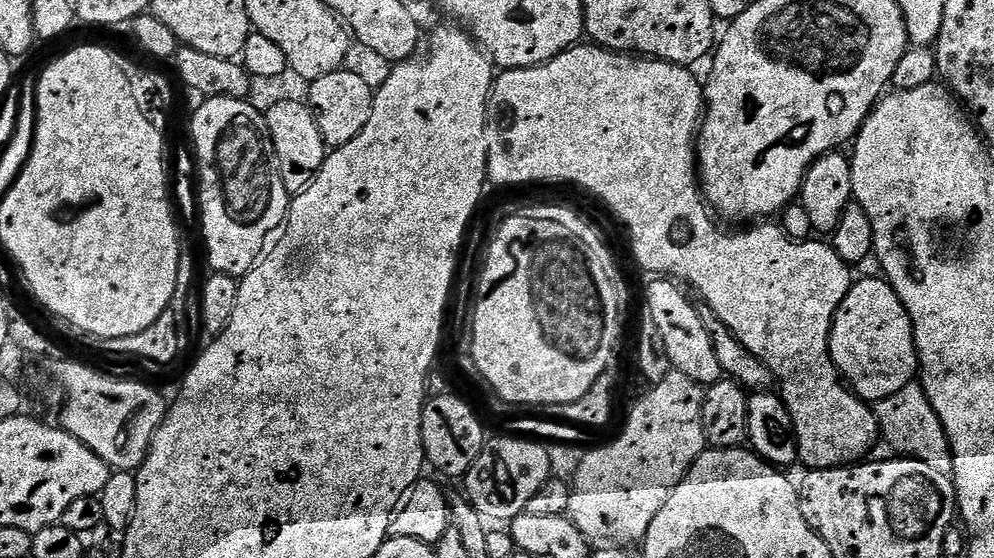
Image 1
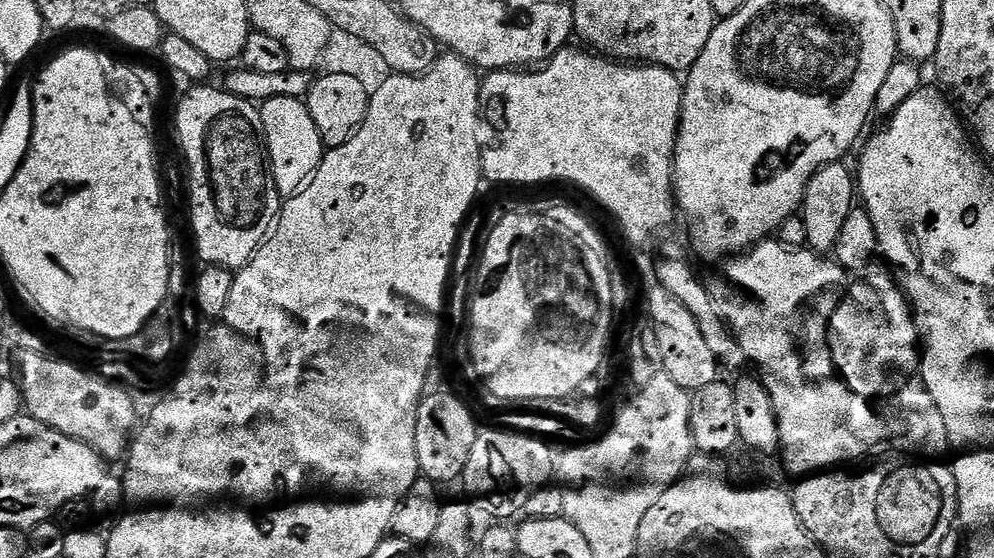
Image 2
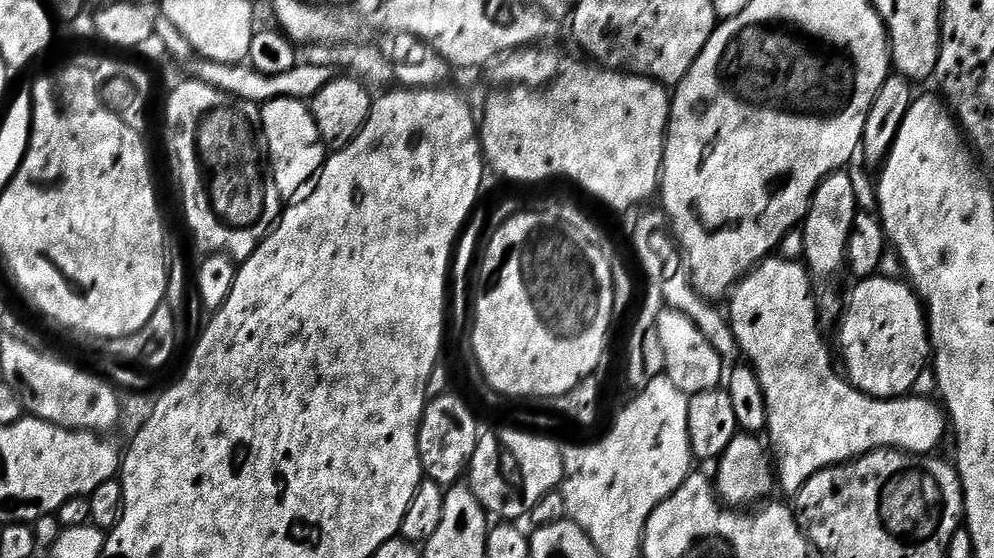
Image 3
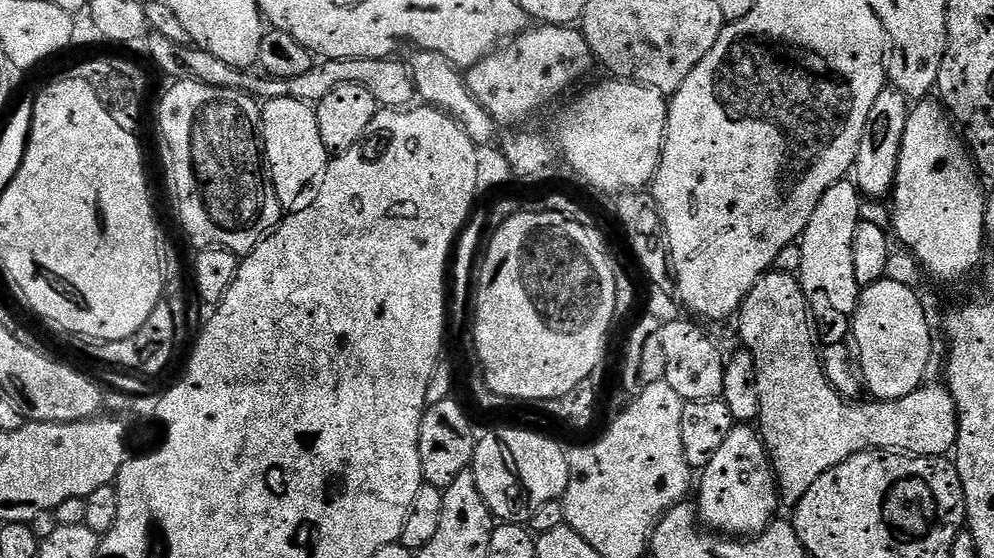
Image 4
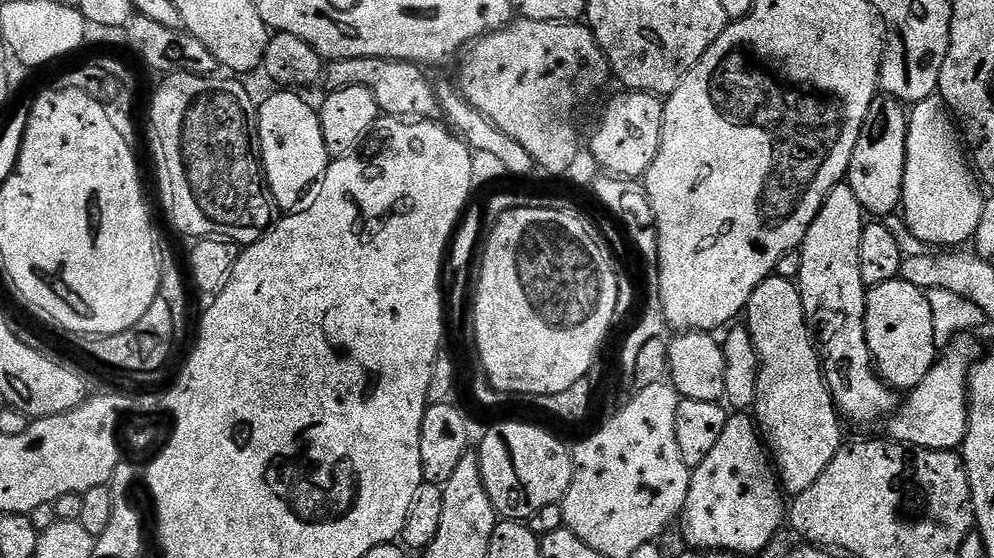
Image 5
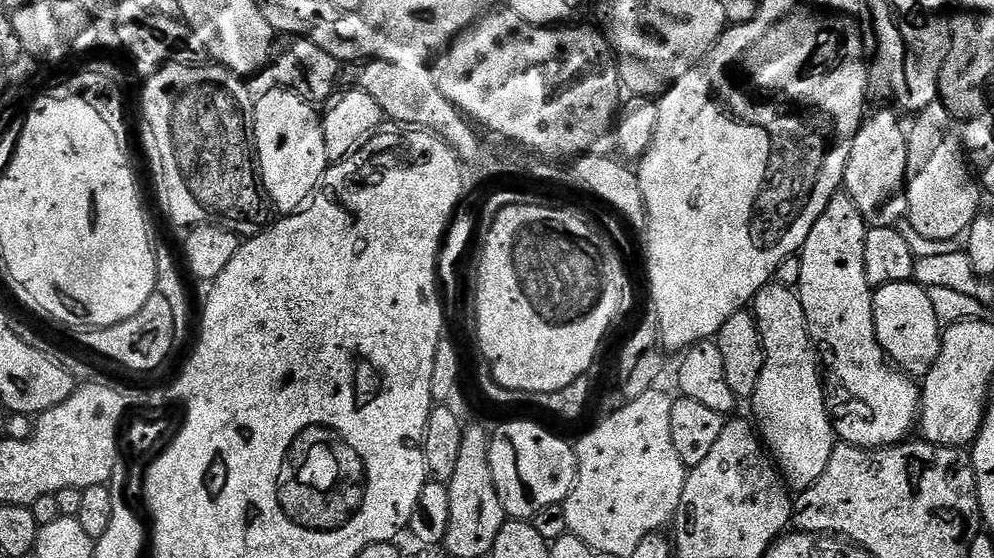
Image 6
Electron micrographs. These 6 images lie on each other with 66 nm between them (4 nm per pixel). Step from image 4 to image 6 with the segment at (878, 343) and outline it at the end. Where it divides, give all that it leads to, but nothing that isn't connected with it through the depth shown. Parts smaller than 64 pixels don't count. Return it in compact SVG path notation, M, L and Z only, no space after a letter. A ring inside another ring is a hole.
M898 282L875 289L872 293L872 309L874 310L874 330L876 341L882 346L885 357L902 372L913 378L922 378L934 366L940 349L942 323L934 312L933 303L928 297L928 289L915 282Z

